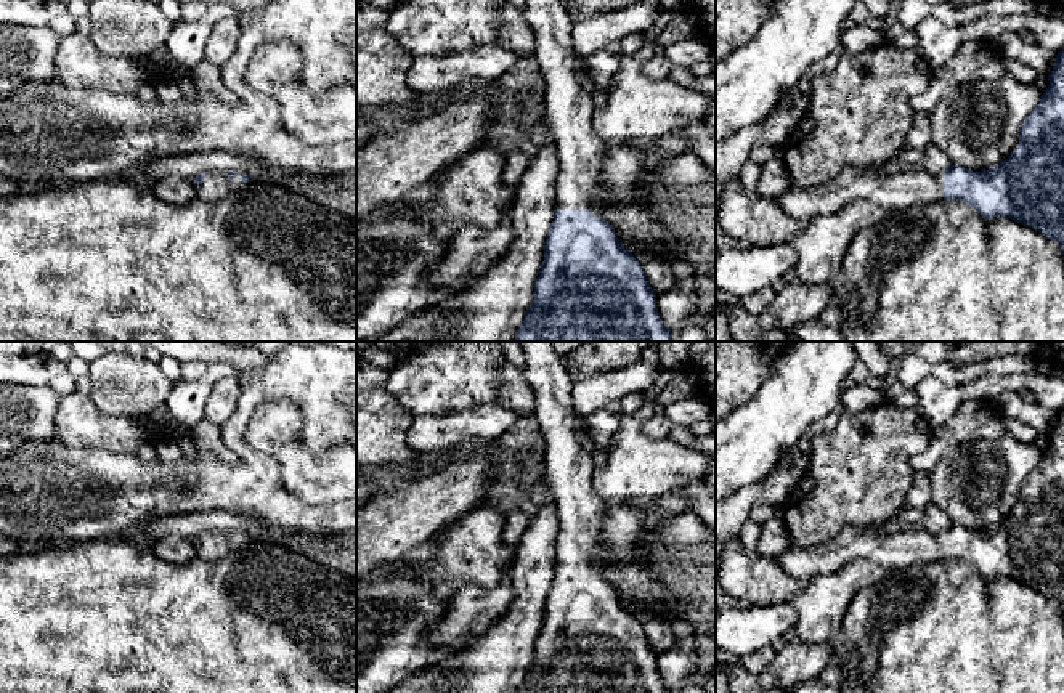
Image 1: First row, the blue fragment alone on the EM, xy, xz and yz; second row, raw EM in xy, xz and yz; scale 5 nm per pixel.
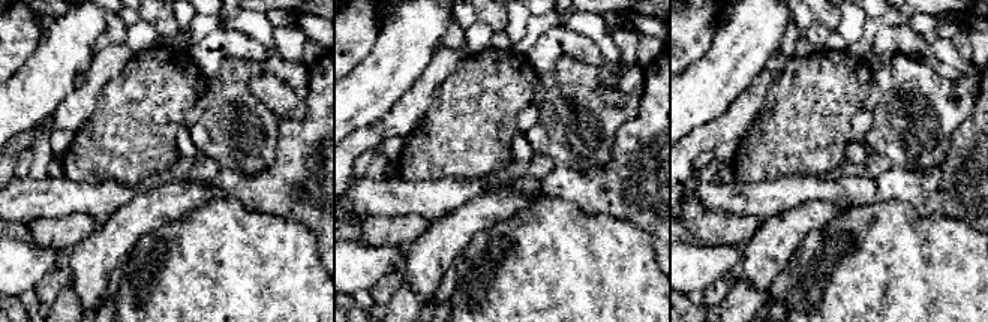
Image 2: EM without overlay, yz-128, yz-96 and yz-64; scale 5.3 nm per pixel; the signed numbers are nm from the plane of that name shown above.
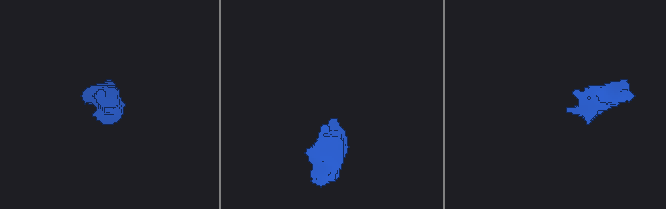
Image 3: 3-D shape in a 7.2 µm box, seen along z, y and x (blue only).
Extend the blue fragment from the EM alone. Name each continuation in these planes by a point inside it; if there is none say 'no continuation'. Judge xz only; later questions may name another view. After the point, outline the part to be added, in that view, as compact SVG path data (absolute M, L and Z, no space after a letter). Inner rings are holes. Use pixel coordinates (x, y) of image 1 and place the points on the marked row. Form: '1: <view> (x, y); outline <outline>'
1: xz (568, 105); outline M526 0L523 18L533 29L534 58L546 82L544 122L560 164L555 210L594 213L608 143L591 124L597 103L578 77L584 66L571 47L575 21L563 0Z

